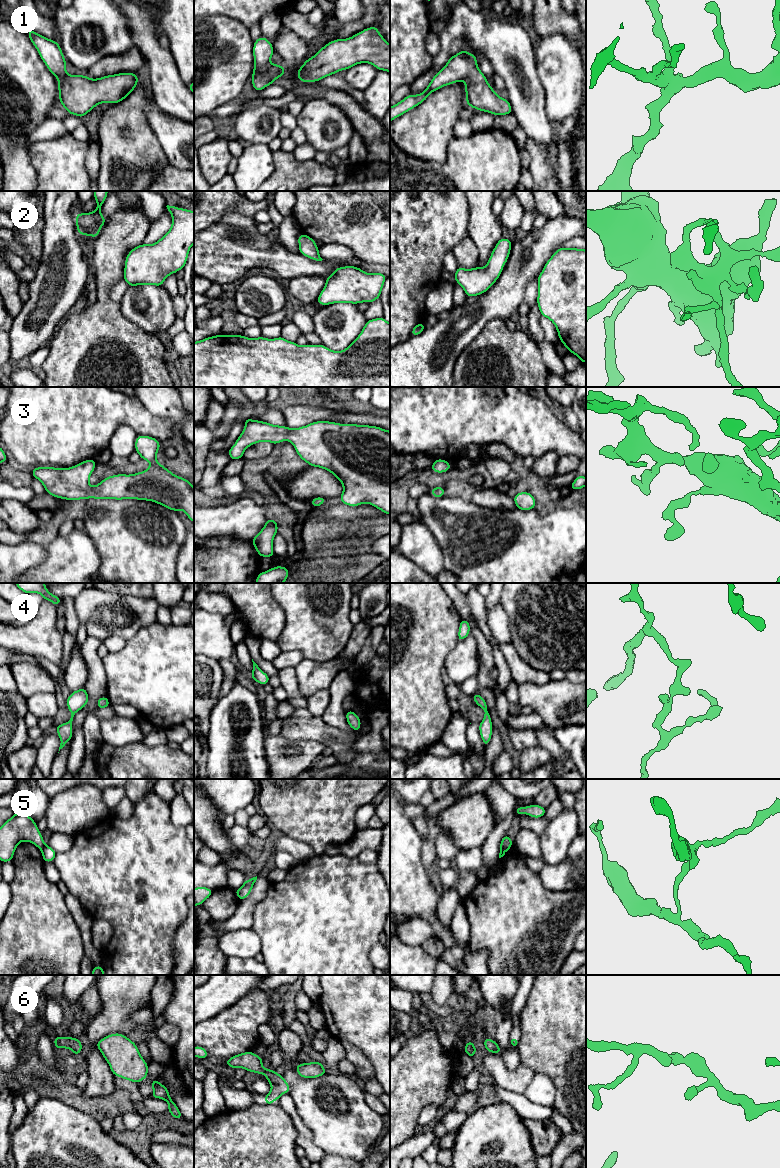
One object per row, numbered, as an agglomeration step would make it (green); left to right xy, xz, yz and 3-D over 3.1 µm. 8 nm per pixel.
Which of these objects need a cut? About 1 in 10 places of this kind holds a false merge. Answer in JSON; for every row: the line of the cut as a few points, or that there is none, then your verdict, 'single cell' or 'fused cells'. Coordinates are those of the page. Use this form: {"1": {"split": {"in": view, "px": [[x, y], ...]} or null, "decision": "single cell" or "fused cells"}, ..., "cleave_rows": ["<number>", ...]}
{"1": {"split": null, "decision": "single cell"}, "2": {"split": null, "decision": "single cell"}, "3": {"split": null, "decision": "single cell"}, "4": {"split": null, "decision": "single cell"}, "5": {"split": {"in": "xy", "px": [[45, 845], [41, 849]]}, "decision": "fused cells"}, "6": {"split": null, "decision": "single cell"}, "cleave_rows": ["5"]}

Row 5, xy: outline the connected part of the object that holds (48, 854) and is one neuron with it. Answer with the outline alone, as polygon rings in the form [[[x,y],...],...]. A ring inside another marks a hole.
[[[45,845],[41,849],[41,853],[44,862],[53,862],[57,854],[57,852],[48,845]]]

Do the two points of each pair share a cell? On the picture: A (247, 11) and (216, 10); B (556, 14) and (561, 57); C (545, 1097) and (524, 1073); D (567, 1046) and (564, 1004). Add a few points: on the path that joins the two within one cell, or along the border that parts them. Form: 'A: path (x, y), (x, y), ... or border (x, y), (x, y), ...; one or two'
A: path (239, 10), (224, 10); one
B: border (542, 39), (554, 34), (563, 34), (575, 41); two
C: border (535, 1073), (523, 1093); two
D: path (565, 1036), (565, 1014); one

